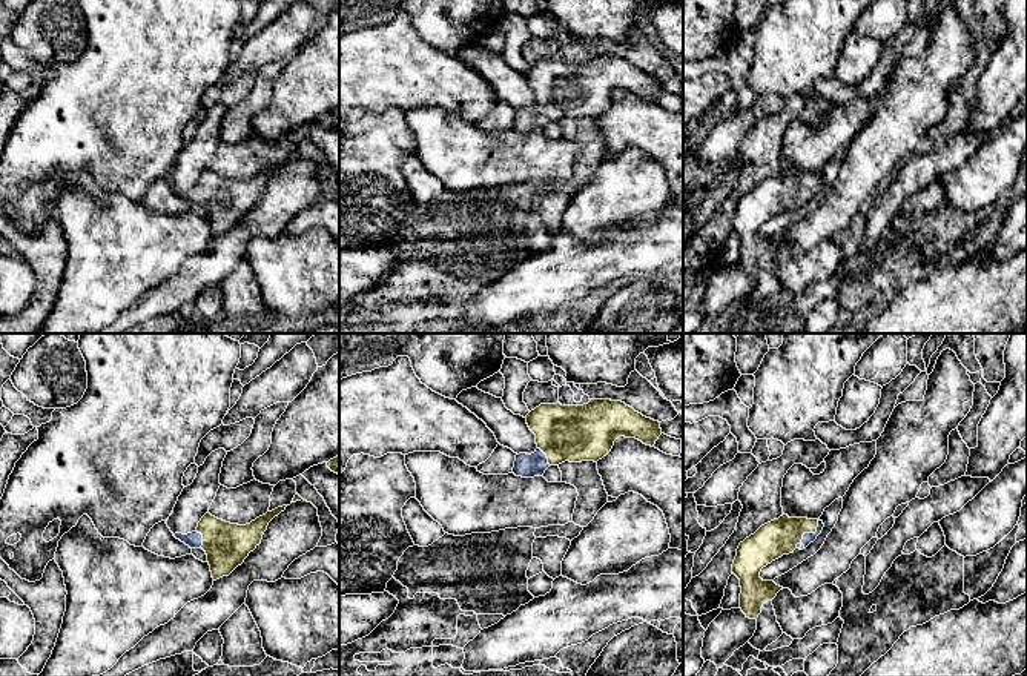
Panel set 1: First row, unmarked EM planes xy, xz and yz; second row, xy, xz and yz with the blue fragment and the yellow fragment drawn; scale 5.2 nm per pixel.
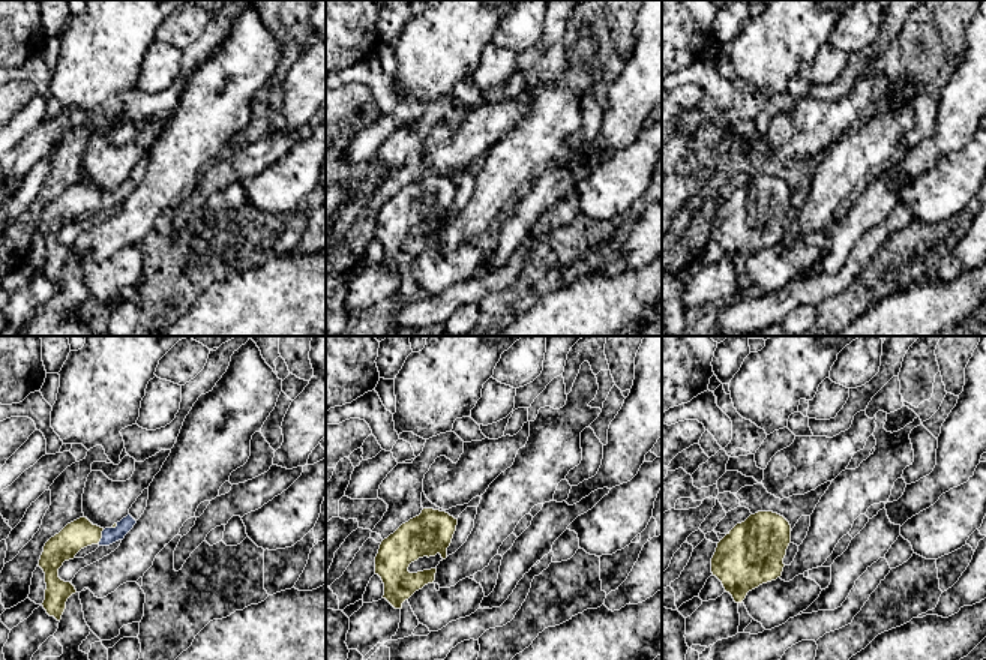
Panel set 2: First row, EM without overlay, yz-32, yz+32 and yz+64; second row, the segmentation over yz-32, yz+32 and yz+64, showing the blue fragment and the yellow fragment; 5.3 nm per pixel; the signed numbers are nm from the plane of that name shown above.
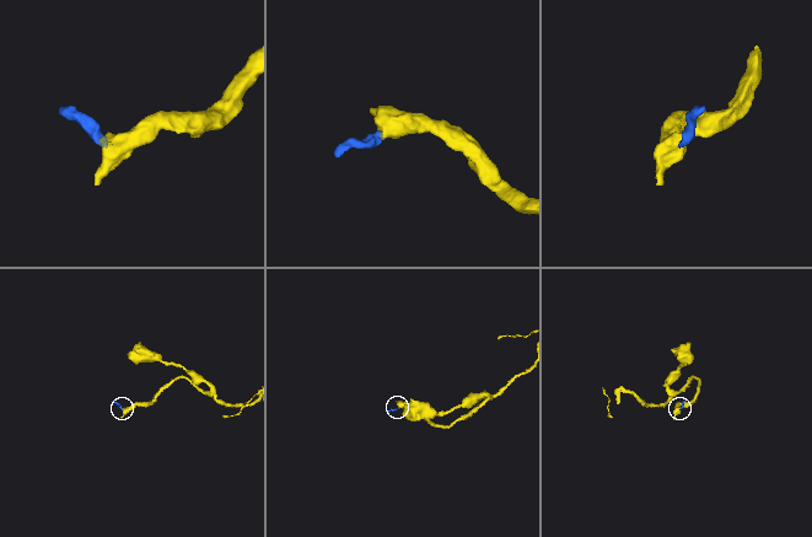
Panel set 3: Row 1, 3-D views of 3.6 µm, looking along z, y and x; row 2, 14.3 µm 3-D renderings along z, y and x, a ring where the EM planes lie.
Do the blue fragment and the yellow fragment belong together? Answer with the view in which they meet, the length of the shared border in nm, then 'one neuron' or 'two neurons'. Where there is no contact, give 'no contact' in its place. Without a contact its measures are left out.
contact in yz; length 200 nm; one neuron

